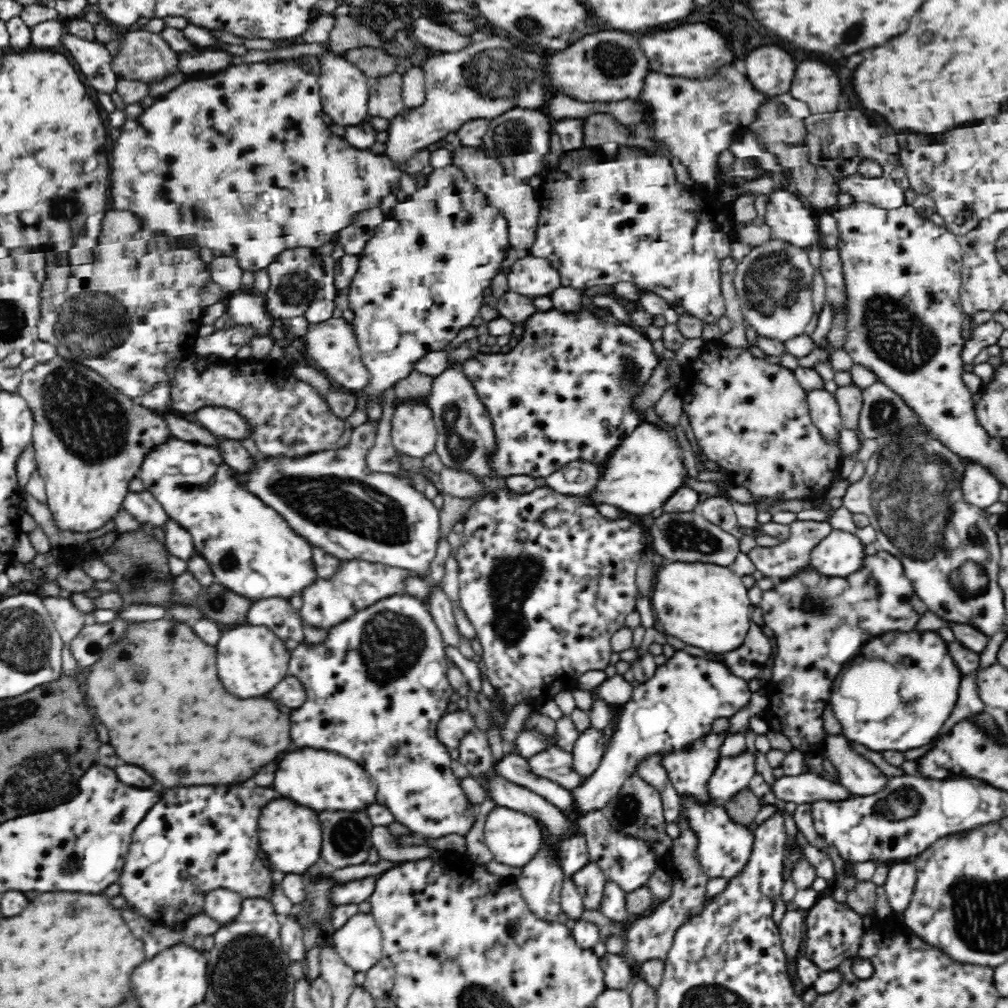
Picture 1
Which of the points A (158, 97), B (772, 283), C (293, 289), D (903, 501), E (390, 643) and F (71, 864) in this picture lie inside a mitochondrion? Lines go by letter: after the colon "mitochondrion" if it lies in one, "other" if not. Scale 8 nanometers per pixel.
A: other
B: mitochondrion
C: mitochondrion
D: mitochondrion
E: mitochondrion
F: mitochondrion

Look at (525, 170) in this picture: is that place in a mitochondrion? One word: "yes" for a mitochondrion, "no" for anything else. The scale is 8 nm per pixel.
no

